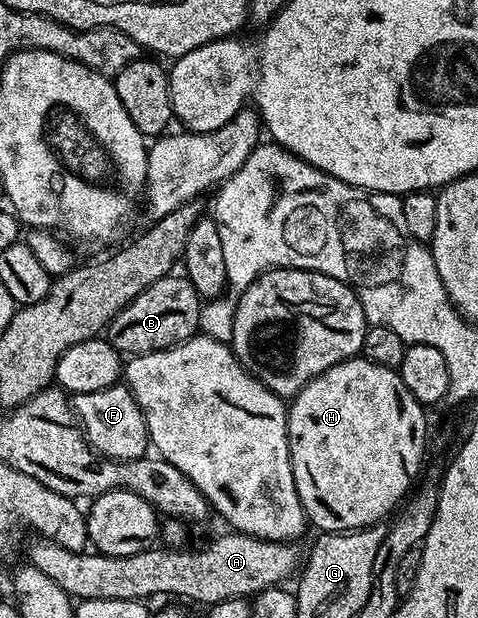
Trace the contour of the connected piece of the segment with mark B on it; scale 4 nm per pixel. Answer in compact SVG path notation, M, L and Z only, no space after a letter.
M167 274L161 277L159 283L149 285L149 289L145 289L140 295L133 297L133 301L129 301L129 305L125 305L125 309L121 309L121 313L117 313L117 317L113 317L113 321L105 332L105 338L108 343L113 345L115 351L127 357L148 355L154 351L164 351L170 347L176 347L178 343L184 343L199 331L200 306L201 296L197 293L197 289L193 289L186 274Z

